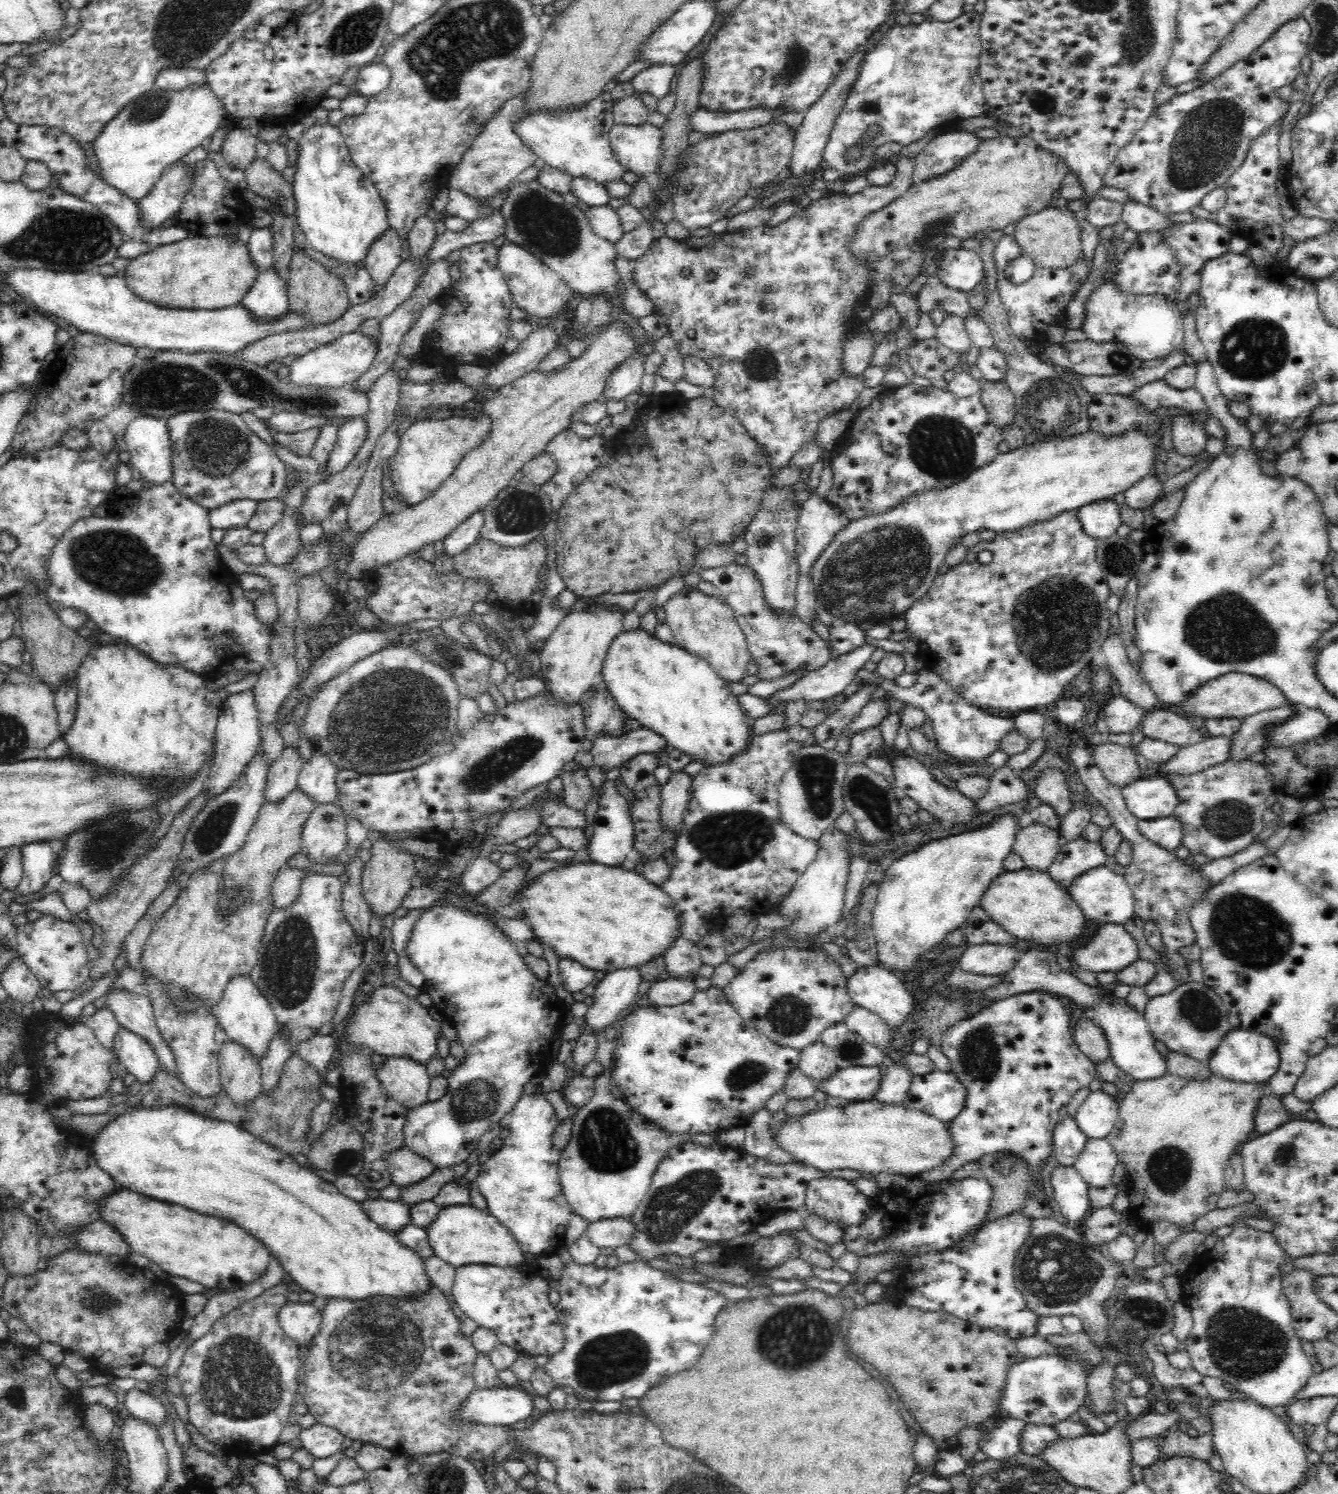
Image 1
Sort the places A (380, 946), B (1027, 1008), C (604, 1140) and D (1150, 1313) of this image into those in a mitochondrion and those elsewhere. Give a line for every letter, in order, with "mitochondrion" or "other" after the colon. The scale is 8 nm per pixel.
A: other
B: other
C: mitochondrion
D: mitochondrion

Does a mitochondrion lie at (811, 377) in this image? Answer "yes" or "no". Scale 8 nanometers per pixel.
no

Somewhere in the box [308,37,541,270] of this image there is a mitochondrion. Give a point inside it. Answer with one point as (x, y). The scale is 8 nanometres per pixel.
(490, 174)

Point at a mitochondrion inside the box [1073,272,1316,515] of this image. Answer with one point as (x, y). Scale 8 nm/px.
(1252, 349)

